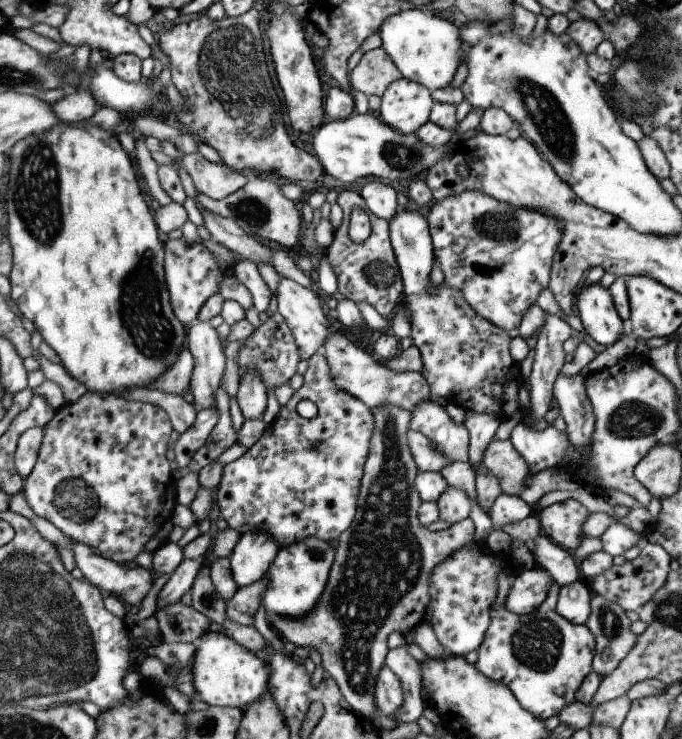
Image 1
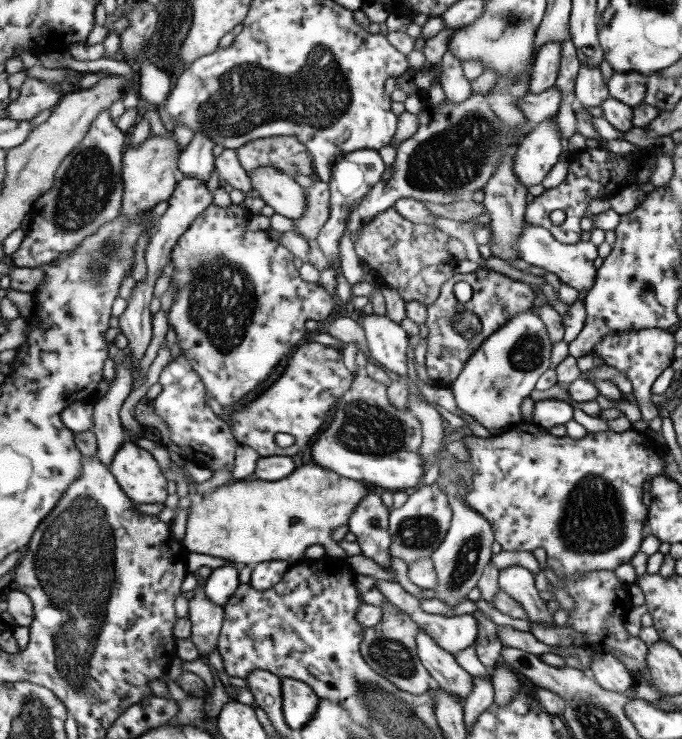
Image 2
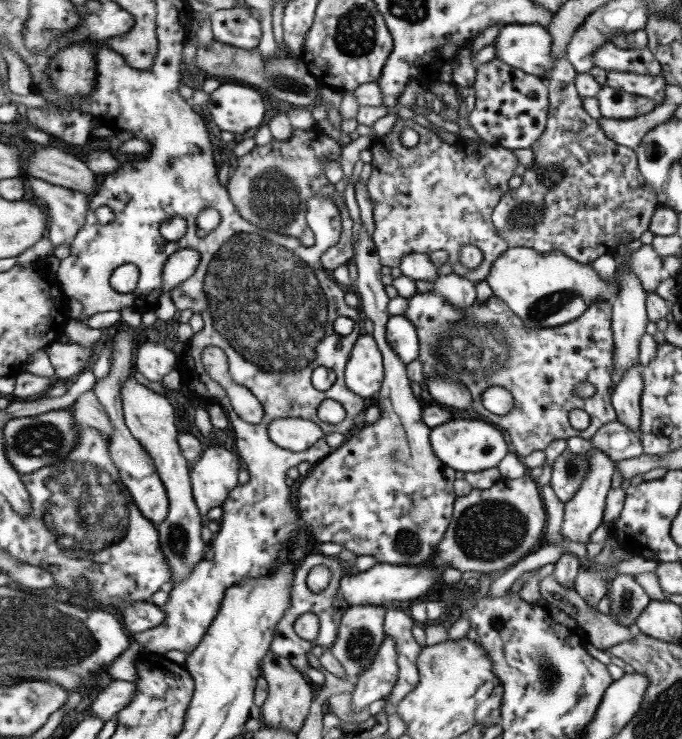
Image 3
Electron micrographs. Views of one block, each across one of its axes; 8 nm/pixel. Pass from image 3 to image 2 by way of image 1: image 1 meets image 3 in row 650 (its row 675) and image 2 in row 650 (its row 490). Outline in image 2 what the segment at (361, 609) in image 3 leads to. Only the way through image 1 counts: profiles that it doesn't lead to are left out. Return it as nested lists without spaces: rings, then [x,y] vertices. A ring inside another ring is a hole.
[[[385,602],[381,606],[381,620],[377,622],[377,626],[365,628],[363,632],[363,644],[361,644],[361,656],[365,658],[365,662],[383,678],[387,678],[397,690],[421,696],[429,692],[431,686],[431,676],[427,672],[427,668],[419,662],[417,652],[415,652],[415,634],[419,632],[419,626],[415,624],[415,620],[411,620],[409,614],[405,614],[403,610],[399,610],[397,606]]]

